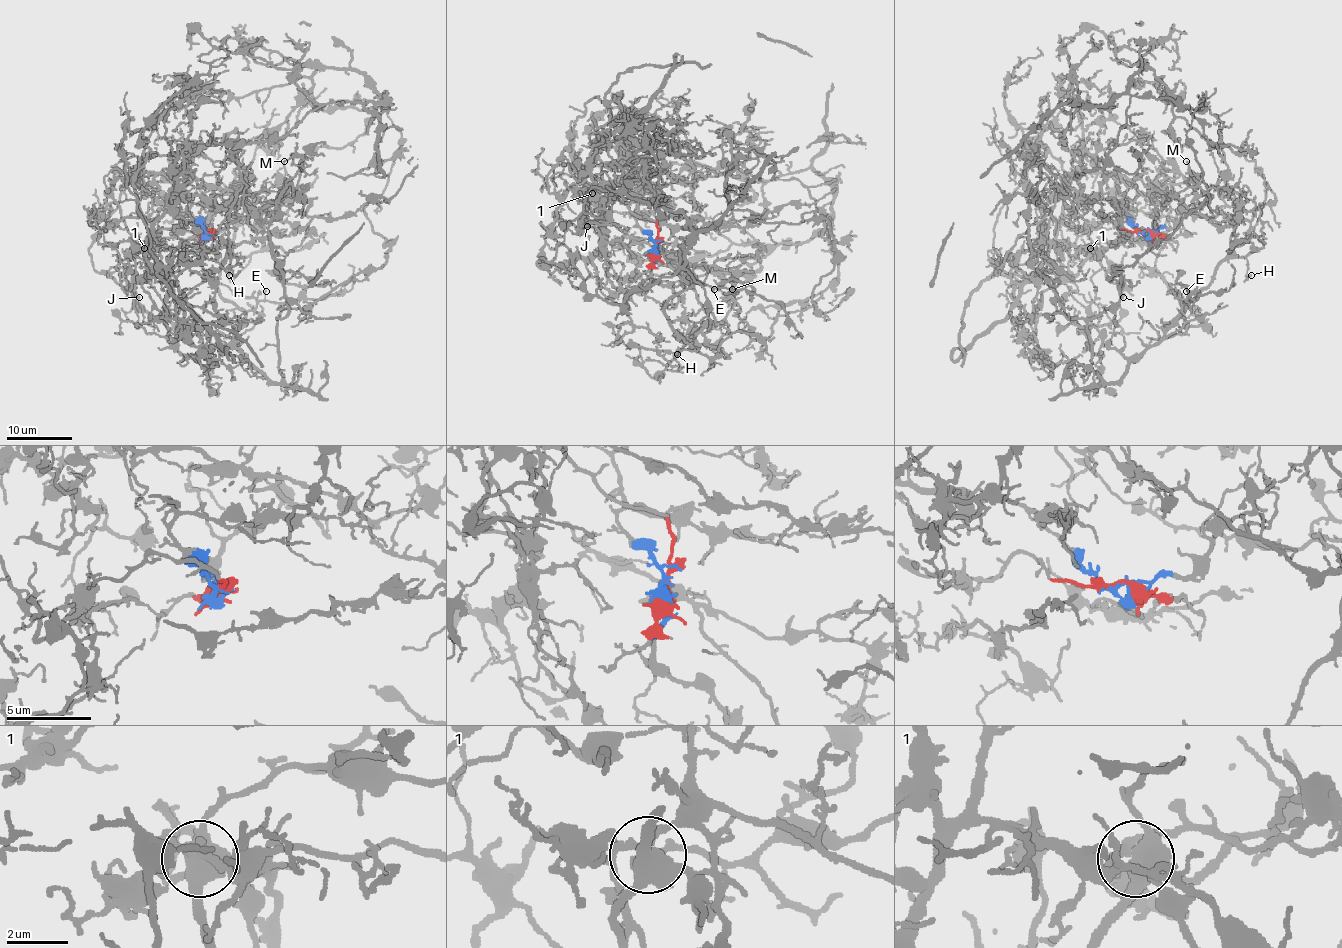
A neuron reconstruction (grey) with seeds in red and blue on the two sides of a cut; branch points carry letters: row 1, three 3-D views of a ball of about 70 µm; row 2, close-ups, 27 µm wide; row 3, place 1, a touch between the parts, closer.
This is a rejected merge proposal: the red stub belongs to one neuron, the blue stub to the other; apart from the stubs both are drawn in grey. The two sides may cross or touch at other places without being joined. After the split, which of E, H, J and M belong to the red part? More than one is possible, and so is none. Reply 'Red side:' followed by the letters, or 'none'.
Red side: E, H, J

